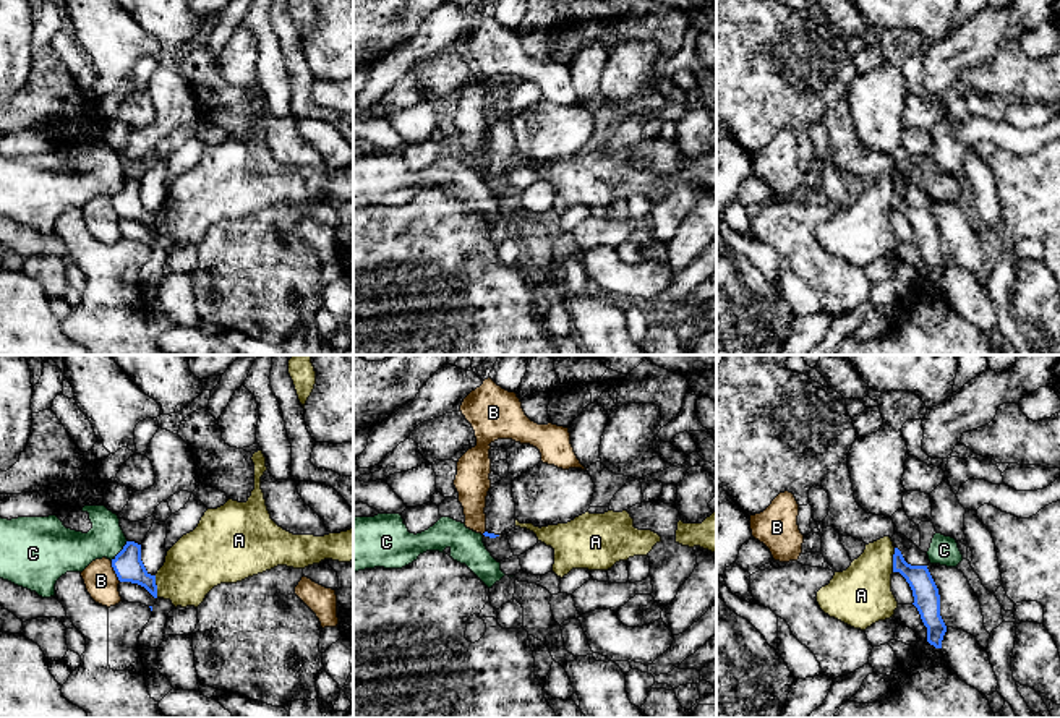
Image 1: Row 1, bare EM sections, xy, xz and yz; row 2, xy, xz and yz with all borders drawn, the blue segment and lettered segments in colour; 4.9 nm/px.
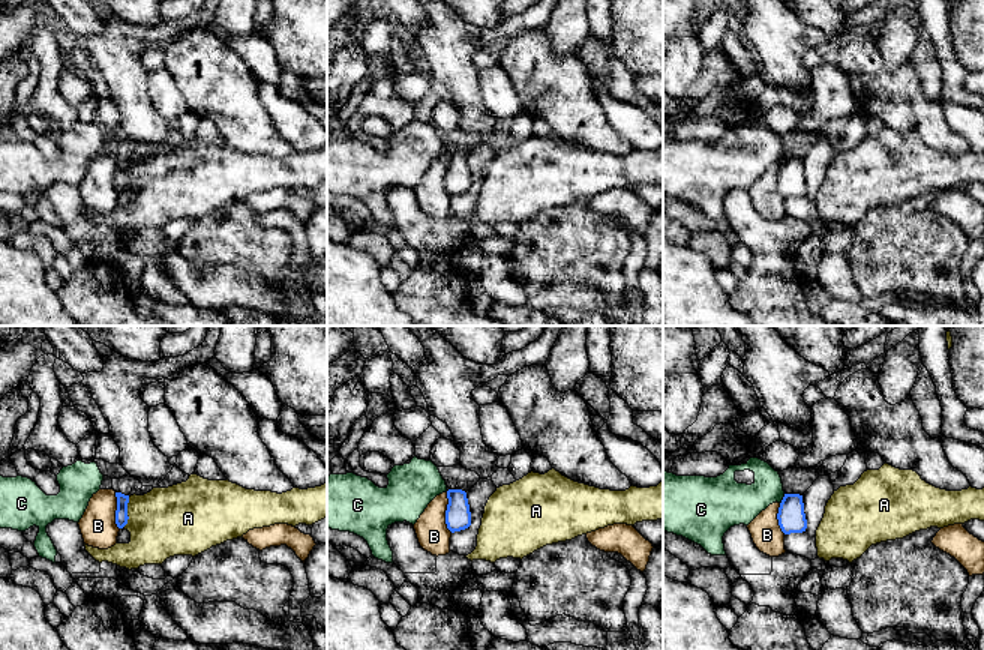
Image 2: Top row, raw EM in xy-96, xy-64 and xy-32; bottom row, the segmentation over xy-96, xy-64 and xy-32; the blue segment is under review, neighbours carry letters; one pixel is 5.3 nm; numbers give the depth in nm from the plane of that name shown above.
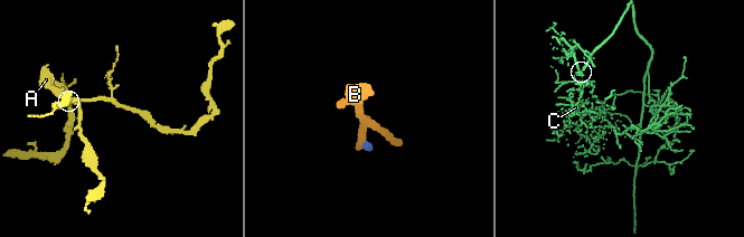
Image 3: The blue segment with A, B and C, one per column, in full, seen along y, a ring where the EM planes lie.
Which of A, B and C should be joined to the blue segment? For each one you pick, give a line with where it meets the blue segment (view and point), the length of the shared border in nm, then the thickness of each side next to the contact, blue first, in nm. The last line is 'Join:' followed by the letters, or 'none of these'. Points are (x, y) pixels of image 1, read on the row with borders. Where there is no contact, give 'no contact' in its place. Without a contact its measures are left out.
Join: none of these

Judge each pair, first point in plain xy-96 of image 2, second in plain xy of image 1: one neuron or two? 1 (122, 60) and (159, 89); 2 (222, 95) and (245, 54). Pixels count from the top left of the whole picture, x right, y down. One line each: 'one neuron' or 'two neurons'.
1: two neurons
2: two neurons

